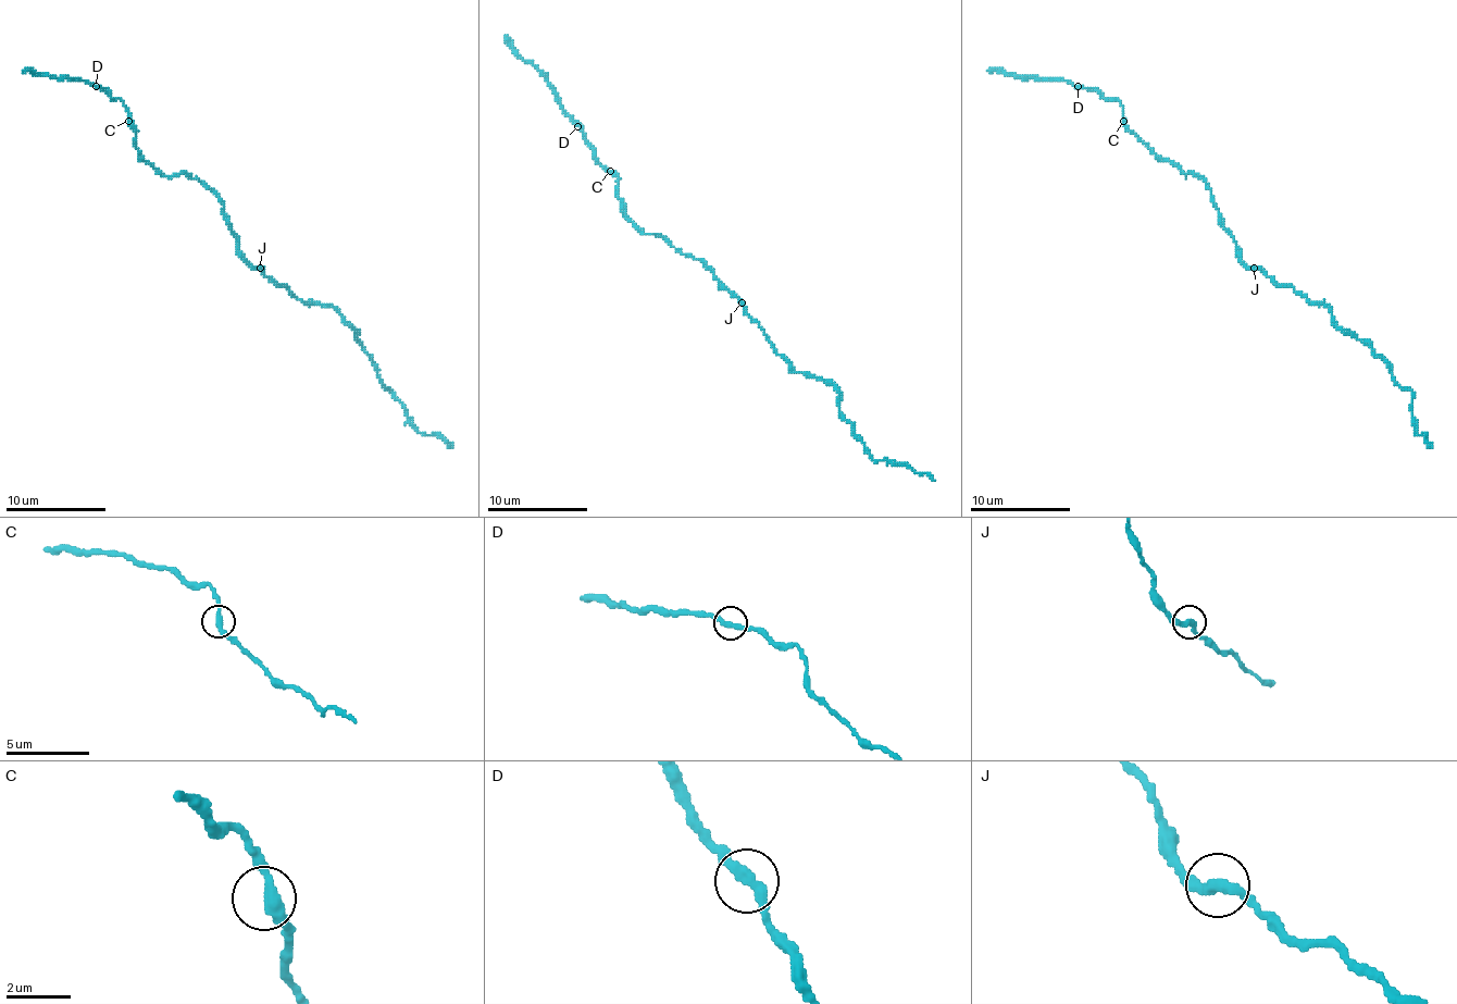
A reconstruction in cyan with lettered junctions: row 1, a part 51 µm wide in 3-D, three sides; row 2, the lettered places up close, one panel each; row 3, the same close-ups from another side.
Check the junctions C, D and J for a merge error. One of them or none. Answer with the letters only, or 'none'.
none

